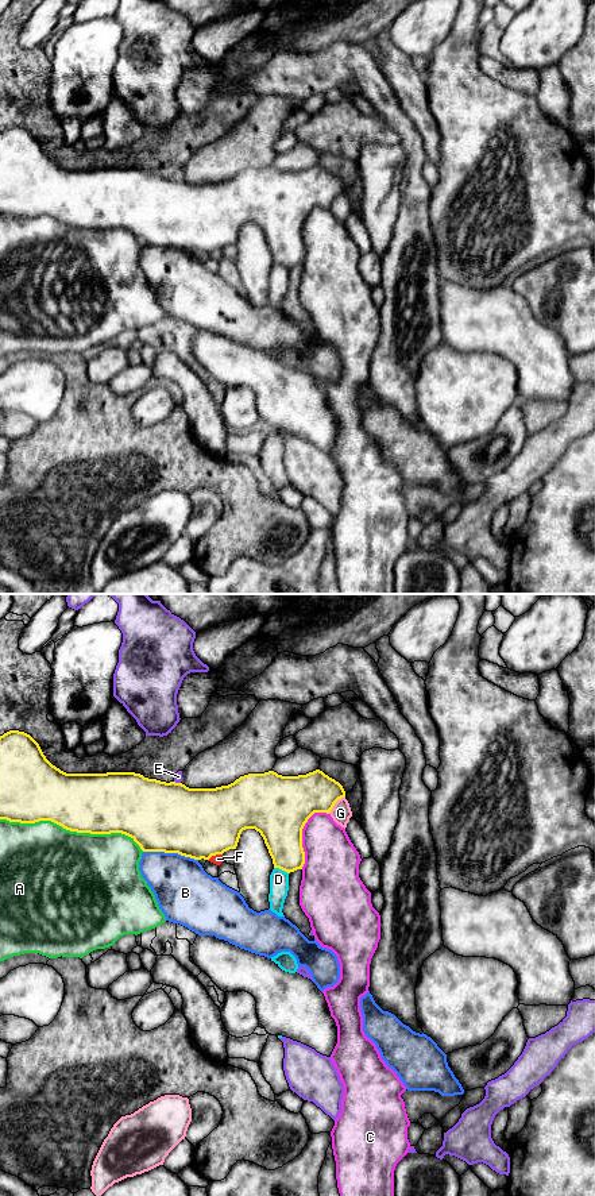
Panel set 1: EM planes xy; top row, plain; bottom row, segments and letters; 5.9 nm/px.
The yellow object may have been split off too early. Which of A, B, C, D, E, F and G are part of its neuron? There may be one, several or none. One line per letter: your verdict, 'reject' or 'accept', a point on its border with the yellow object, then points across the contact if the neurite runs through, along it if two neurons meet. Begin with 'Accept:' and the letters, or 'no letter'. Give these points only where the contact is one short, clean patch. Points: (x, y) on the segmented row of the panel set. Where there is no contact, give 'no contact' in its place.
Accept: no letter
A: reject | xy (72, 830)
B: reject | xy (170, 852)
C: reject | xy (301, 836)
D: reject | xy (281, 868) | along xy (274, 867), (288, 874)
E: reject | xy (177, 783)
F: reject | xy (215, 855)
G: reject | xy (335, 802)

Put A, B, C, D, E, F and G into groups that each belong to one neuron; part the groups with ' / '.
A / B / C / D / E / F / G

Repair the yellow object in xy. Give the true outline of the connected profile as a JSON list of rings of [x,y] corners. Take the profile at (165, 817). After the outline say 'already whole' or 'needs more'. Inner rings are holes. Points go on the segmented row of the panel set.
[[[9,730],[0,736],[0,819],[20,823],[51,821],[77,833],[121,833],[131,837],[143,852],[178,853],[194,860],[209,860],[236,849],[242,832],[255,829],[264,840],[274,868],[290,873],[302,869],[305,864],[302,829],[308,819],[314,813],[329,814],[344,796],[343,786],[320,769],[298,776],[282,776],[274,771],[248,773],[216,788],[189,788],[182,783],[166,783],[135,772],[66,773],[46,759],[30,734]]]; already whole

